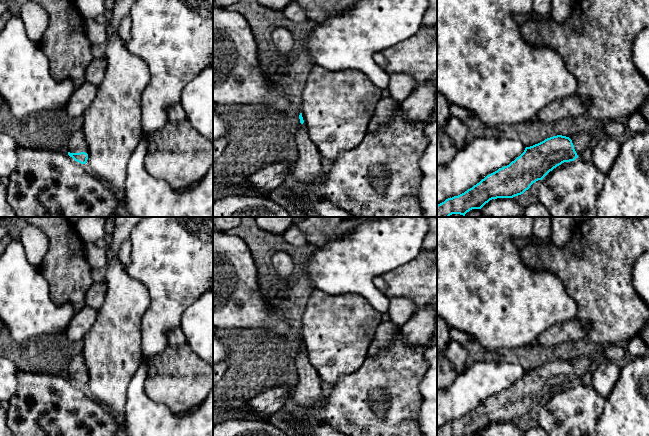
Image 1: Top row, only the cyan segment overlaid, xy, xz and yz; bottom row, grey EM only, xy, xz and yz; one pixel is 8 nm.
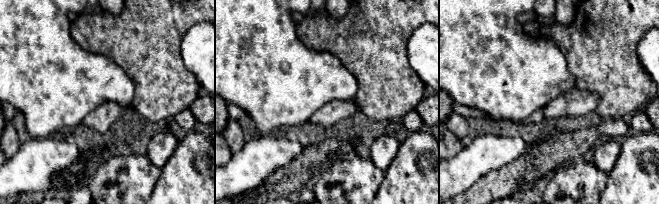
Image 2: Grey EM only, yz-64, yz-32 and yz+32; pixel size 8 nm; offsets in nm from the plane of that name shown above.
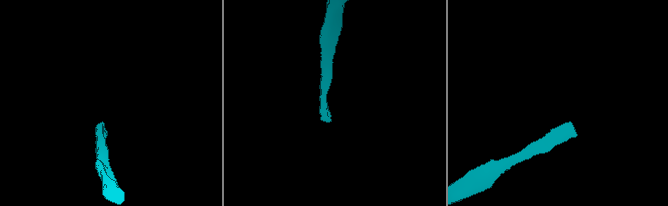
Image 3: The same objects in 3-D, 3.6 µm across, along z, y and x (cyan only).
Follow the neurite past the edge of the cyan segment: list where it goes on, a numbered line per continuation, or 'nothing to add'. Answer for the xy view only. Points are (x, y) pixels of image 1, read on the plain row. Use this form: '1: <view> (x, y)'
1: xy (77, 367)

